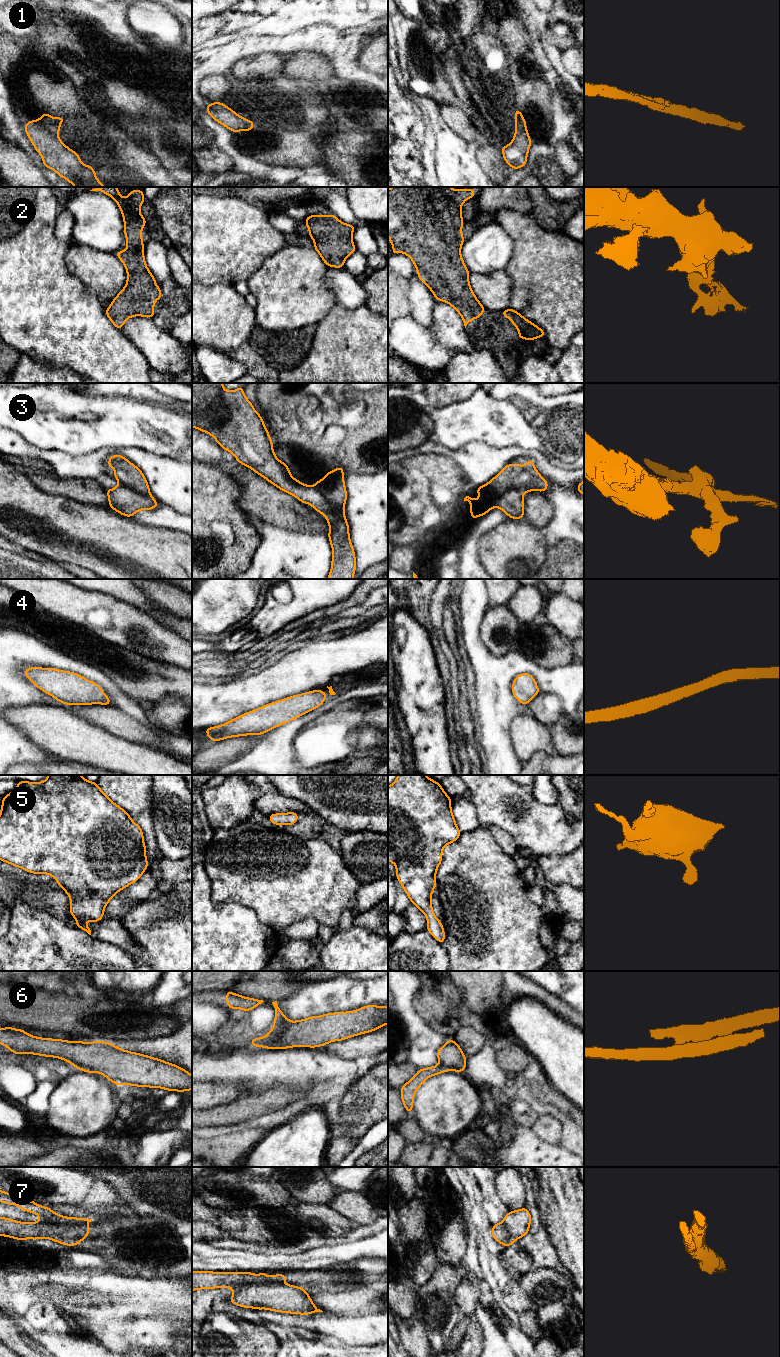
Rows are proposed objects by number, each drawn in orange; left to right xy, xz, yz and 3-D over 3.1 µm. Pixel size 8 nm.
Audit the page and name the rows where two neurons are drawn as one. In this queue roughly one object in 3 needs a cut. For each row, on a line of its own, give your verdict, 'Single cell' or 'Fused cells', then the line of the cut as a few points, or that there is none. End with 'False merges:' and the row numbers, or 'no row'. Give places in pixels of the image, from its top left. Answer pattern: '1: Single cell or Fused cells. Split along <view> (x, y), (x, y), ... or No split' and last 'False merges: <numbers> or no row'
1: Single cell. No split
2: Single cell. No split
3: Fused cells. Split along xz (314, 487), (344, 515)
4: Single cell. No split
5: Single cell. No split
6: Fused cells. Split along xz (290, 1021), (283, 1028), (273, 1028)
7: Fused cells. Split along xz (281, 1283), (253, 1283), (240, 1285), (232, 1290)
False merges: 3, 6, 7

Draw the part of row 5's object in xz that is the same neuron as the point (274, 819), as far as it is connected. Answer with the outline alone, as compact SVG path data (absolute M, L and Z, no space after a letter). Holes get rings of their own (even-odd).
M297 812L274 813L269 815L268 818L273 825L294 825L298 820L298 815Z

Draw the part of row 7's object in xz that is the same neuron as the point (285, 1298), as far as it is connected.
M273 1283L273 1284L253 1284L240 1286L233 1290L230 1302L244 1308L267 1309L282 1313L309 1315L315 1312L323 1312L318 1309L311 1300L309 1294L298 1286L289 1284Z

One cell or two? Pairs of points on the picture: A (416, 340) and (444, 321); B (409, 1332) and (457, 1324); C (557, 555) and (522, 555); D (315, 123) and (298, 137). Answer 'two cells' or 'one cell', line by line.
A: one cell
B: two cells
C: two cells
D: two cells

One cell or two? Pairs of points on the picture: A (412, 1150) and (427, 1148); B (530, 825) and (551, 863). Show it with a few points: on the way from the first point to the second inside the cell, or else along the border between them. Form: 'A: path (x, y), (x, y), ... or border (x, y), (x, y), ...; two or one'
A: path (416, 1150), (423, 1149); one
B: border (570, 851), (564, 854), (540, 855), (534, 860); two

